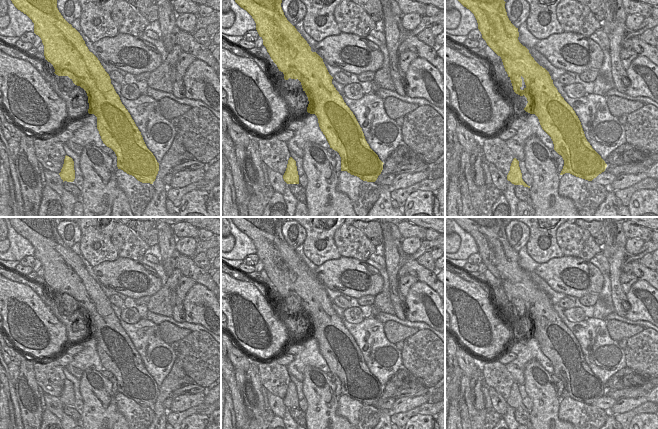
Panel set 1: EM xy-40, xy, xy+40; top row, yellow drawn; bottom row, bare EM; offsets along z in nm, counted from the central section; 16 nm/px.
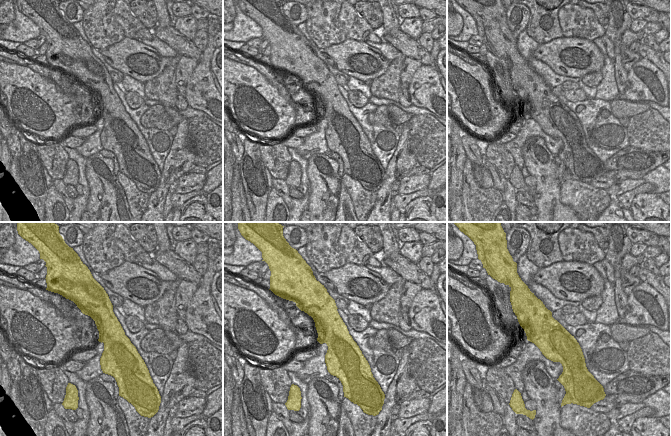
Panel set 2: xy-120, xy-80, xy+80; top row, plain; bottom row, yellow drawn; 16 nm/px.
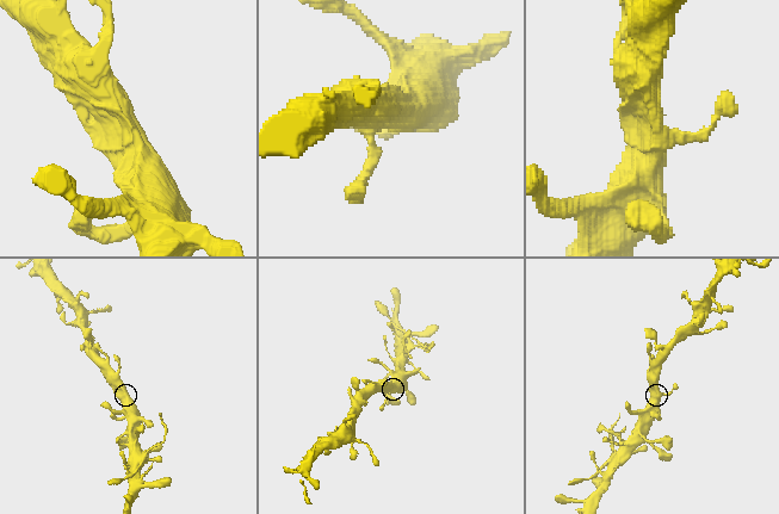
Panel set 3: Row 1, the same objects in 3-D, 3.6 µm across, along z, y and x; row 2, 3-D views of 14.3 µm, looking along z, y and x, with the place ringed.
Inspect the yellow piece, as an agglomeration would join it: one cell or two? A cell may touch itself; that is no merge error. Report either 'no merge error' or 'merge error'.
no merge error

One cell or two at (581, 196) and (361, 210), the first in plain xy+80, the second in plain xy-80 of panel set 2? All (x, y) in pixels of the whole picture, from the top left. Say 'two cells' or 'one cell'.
one cell

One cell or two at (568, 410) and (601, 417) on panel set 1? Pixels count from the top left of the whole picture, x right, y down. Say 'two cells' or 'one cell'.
one cell

